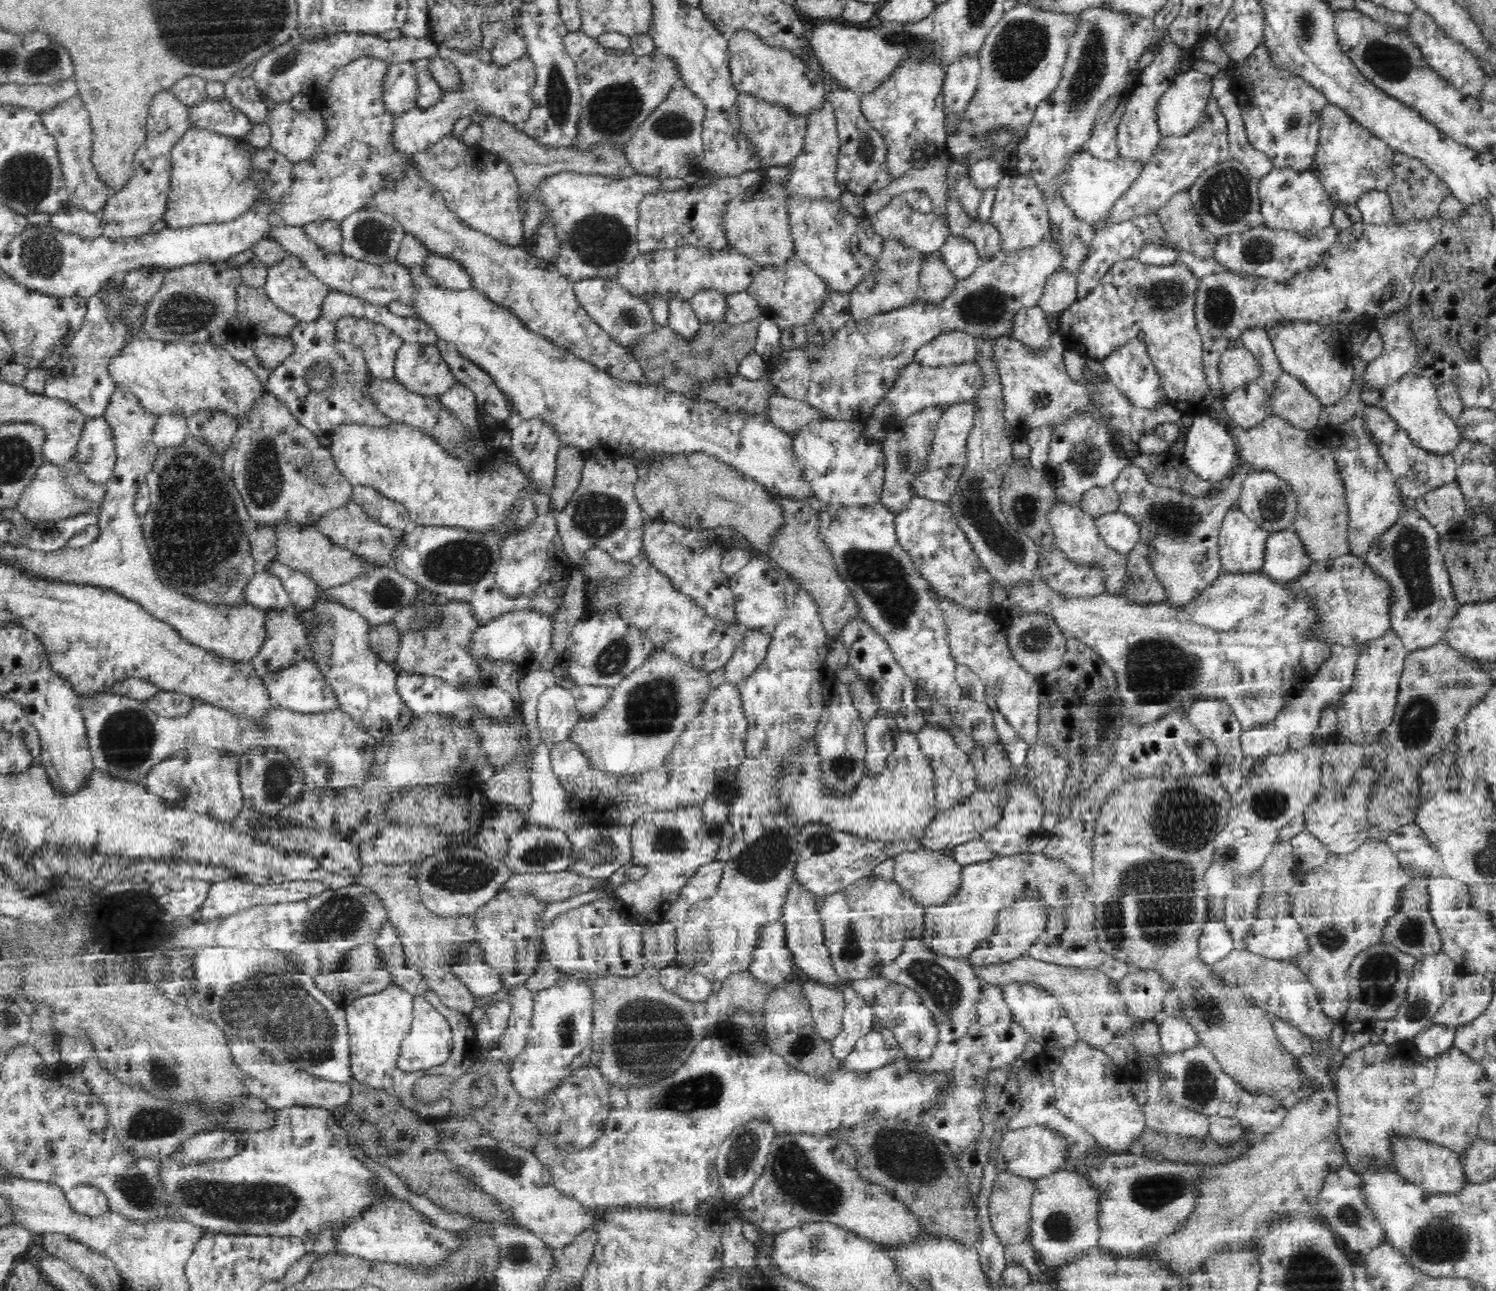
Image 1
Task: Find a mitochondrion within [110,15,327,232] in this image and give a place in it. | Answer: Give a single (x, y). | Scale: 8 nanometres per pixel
(287, 61)

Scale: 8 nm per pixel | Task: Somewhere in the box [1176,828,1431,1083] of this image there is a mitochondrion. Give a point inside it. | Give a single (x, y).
(1380, 973)

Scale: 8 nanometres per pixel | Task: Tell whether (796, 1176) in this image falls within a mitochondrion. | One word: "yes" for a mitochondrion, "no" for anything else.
yes

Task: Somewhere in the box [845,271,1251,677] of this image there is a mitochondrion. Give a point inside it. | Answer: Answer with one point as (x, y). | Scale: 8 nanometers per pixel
(973, 506)

